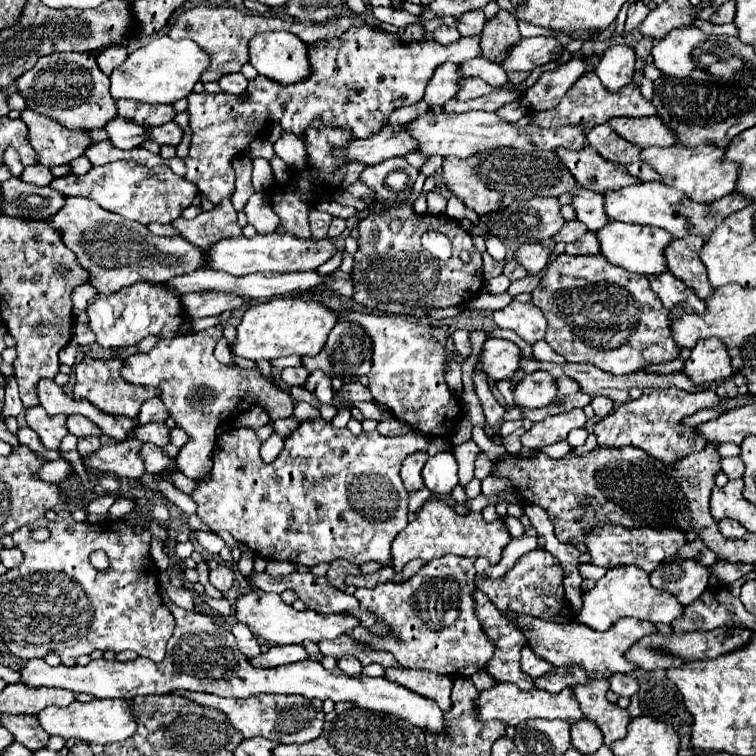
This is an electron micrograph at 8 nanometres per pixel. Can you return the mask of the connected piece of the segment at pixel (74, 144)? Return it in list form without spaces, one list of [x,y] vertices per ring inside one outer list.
[[[29,108],[21,112],[21,120],[29,128],[29,142],[39,154],[39,162],[47,168],[69,164],[91,146],[87,130],[67,130],[65,126],[59,126],[59,122],[43,118]]]

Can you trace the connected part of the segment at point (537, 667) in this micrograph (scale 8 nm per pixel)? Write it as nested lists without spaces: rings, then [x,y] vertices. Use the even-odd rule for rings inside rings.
[[[525,646],[525,648],[521,650],[521,670],[523,670],[525,674],[529,674],[531,678],[539,678],[541,674],[549,672],[551,668],[553,668],[553,666],[551,666],[549,662],[543,662],[541,658],[537,658],[529,646]]]

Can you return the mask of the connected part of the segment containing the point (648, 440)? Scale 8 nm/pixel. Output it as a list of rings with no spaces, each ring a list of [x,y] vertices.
[[[675,386],[671,388],[647,388],[643,390],[643,396],[639,400],[631,400],[615,408],[613,414],[605,416],[603,420],[597,422],[595,426],[595,436],[597,444],[601,446],[637,446],[649,452],[651,456],[663,460],[663,462],[673,462],[675,458],[693,454],[697,450],[705,448],[703,438],[695,434],[695,428],[683,428],[679,422],[685,416],[695,414],[697,410],[711,408],[717,404],[719,398],[713,390],[701,390],[697,394],[689,394],[685,390],[679,390]]]

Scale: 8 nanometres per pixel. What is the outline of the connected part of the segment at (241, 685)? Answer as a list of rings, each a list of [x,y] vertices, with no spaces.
[[[161,588],[161,598],[167,604],[167,608],[171,610],[173,618],[175,618],[175,632],[171,638],[171,648],[167,650],[167,656],[163,658],[163,662],[155,664],[149,658],[137,658],[133,662],[117,662],[117,660],[91,660],[87,666],[49,666],[43,658],[31,658],[25,662],[25,666],[21,668],[21,682],[25,686],[31,688],[41,688],[41,686],[57,686],[57,688],[65,688],[65,690],[73,690],[73,692],[85,692],[91,694],[95,698],[121,698],[121,700],[131,700],[135,696],[147,696],[147,694],[169,694],[175,690],[193,690],[193,692],[209,692],[209,694],[217,694],[223,698],[249,698],[255,694],[263,694],[263,692],[275,692],[275,694],[301,694],[305,698],[319,698],[319,700],[327,700],[331,698],[333,702],[353,702],[359,708],[365,710],[373,710],[373,712],[383,712],[383,714],[393,714],[399,720],[407,720],[411,724],[415,724],[417,728],[421,728],[423,732],[429,732],[433,736],[447,736],[445,730],[445,720],[443,720],[443,712],[439,706],[435,706],[435,702],[431,702],[431,698],[423,698],[421,694],[415,694],[411,690],[407,690],[405,686],[397,686],[395,682],[389,682],[385,678],[369,678],[369,676],[349,676],[343,670],[335,668],[335,670],[325,670],[321,662],[311,662],[311,660],[301,660],[301,662],[293,662],[293,664],[285,664],[279,668],[271,668],[271,670],[259,670],[253,668],[247,658],[237,650],[235,638],[231,632],[223,630],[221,626],[217,626],[209,616],[199,614],[199,612],[187,612],[179,606],[175,606],[167,592]]]

